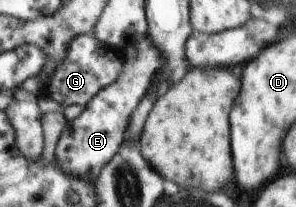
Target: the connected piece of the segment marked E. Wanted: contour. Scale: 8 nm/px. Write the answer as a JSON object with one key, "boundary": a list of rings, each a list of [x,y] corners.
{"boundary":[[[145,35],[136,46],[135,54],[125,58],[122,71],[109,86],[102,88],[84,106],[81,114],[70,120],[60,134],[55,149],[55,158],[63,172],[78,179],[95,182],[103,167],[119,152],[125,142],[126,128],[135,107],[152,86],[160,68],[164,65],[162,54],[152,45],[152,40]]]}

